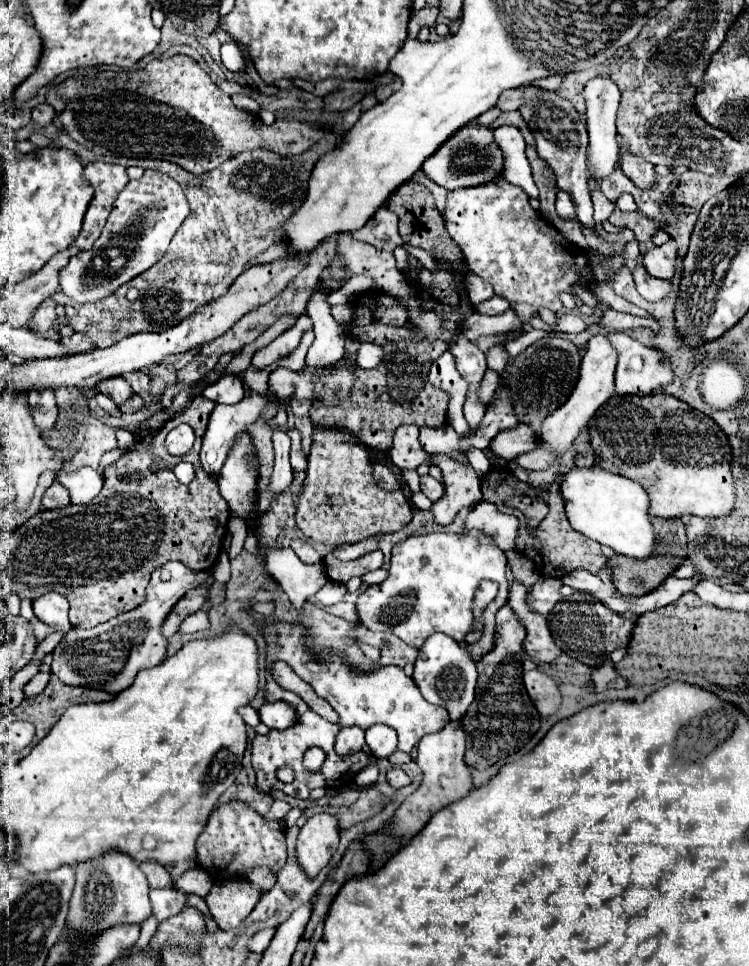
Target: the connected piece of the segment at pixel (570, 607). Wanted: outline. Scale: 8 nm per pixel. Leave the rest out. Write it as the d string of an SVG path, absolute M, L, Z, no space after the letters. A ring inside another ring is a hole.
M584 596L578 602L560 602L548 614L548 624L556 646L568 656L580 660L586 666L600 666L616 648L624 648L630 640L634 624L608 610L592 596Z

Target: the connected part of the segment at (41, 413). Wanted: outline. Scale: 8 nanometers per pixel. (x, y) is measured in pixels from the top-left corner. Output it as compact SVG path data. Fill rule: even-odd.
M34 390L28 394L30 400L30 414L34 418L36 428L42 432L52 430L58 418L58 406L54 400L54 392L52 390Z

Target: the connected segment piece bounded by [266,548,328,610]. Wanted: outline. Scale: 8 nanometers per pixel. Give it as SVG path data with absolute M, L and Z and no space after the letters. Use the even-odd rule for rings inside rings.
M272 548L266 554L266 568L288 594L296 610L302 610L304 602L328 582L322 562L312 566L304 564L290 548Z

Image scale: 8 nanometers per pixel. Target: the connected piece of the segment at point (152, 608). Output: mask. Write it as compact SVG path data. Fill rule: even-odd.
M168 562L160 566L150 578L144 604L136 606L132 612L120 614L104 624L98 624L98 628L72 628L52 652L52 674L56 674L60 682L68 686L84 686L104 690L110 694L120 694L122 690L132 686L140 670L152 668L166 658L168 640L162 634L162 624L176 606L176 602L188 590L206 582L206 578L208 572L192 572L188 566L180 562Z

